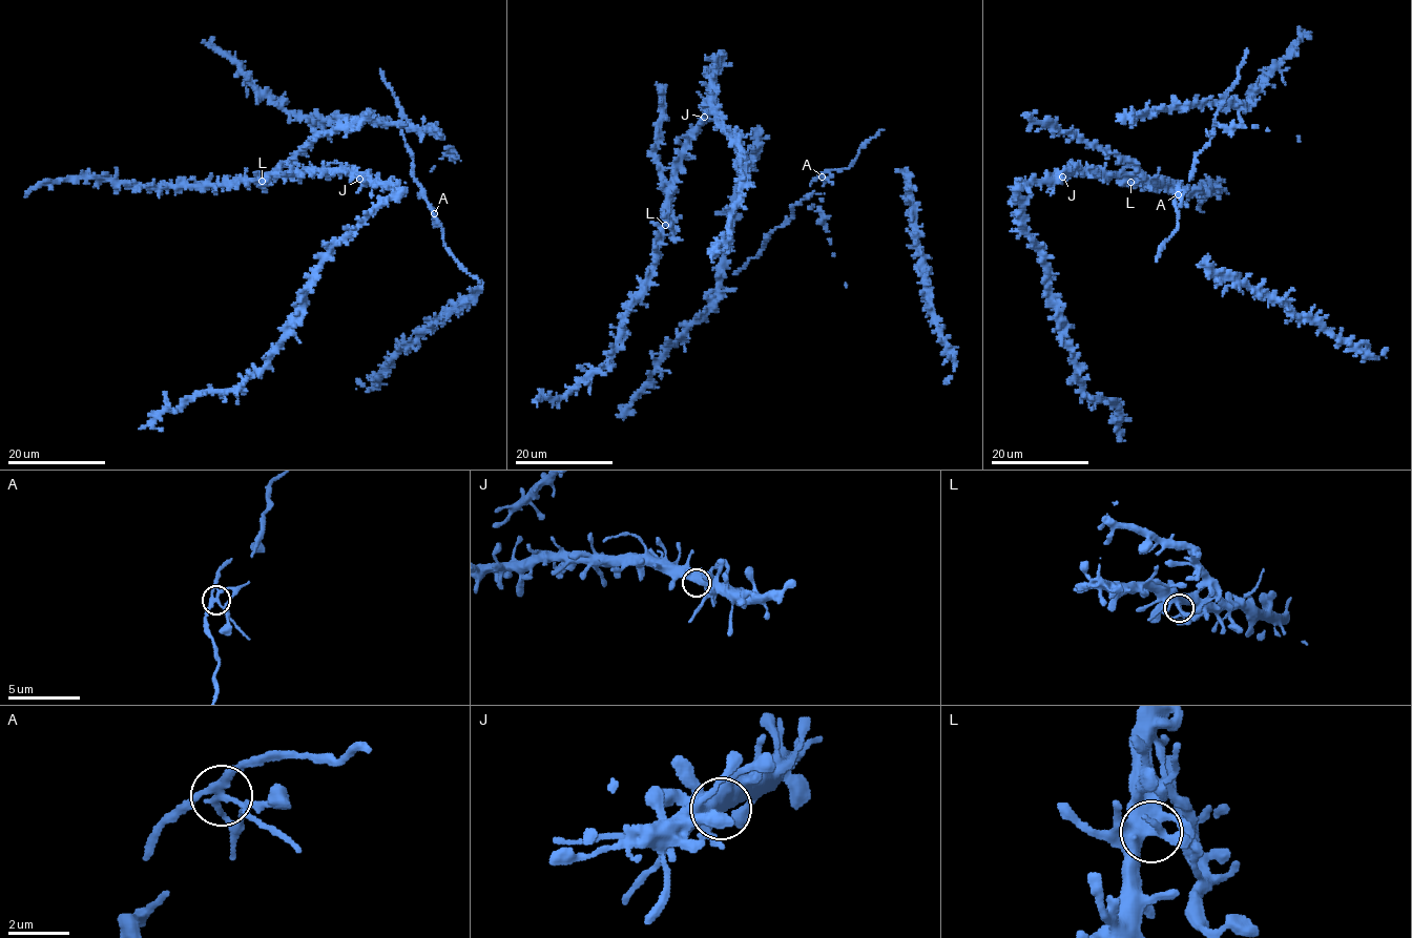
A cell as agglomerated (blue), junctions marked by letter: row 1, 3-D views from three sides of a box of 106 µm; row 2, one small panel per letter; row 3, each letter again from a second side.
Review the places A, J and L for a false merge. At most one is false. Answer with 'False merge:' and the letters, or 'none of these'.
False merge: A

